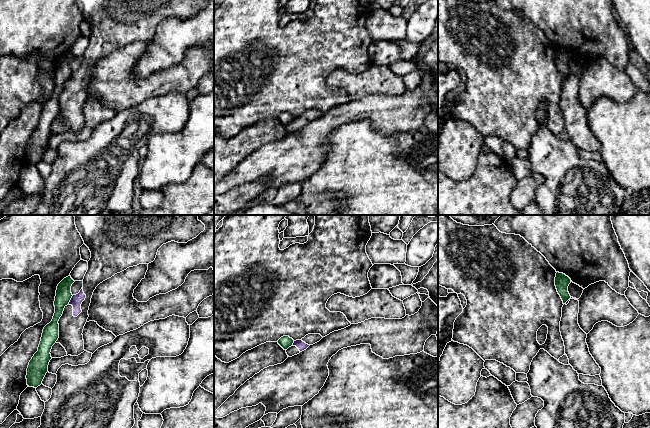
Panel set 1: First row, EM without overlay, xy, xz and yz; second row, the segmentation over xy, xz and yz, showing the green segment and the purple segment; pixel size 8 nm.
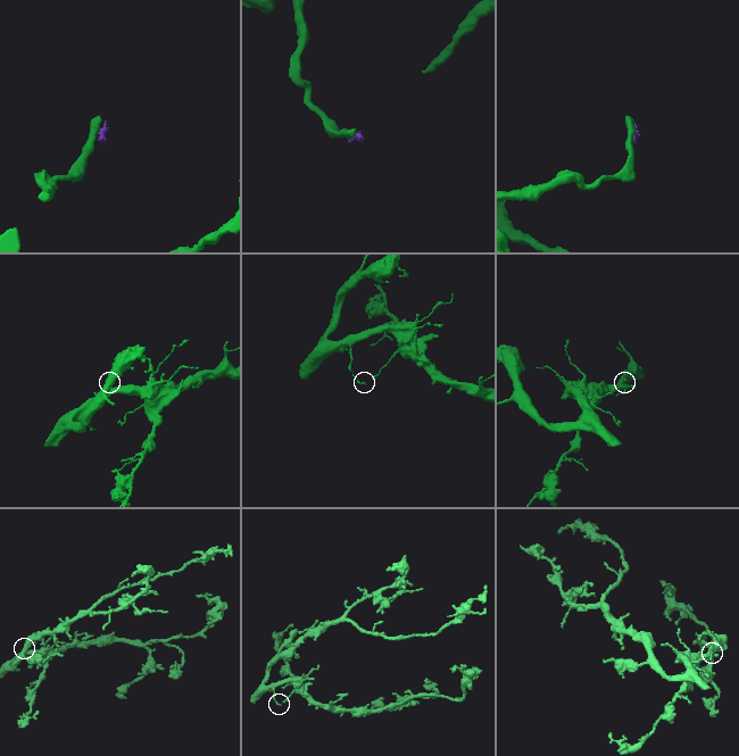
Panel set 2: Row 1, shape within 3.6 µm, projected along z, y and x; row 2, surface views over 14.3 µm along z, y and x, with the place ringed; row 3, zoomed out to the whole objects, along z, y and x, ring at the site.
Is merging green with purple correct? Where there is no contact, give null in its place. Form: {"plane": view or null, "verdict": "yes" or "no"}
{"plane": "xy", "verdict": "no"}

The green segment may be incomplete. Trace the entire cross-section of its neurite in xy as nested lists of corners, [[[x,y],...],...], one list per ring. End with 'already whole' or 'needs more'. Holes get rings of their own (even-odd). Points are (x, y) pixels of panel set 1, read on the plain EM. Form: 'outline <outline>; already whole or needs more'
outline [[[68,52],[64,54],[57,62],[56,72],[54,77],[55,89],[52,97],[47,100],[42,109],[38,127],[34,130],[27,144],[27,161],[37,164],[42,160],[42,157],[48,148],[48,141],[51,133],[52,122],[59,114],[58,97],[63,90],[64,84],[69,80],[72,69],[71,62],[75,57]]]; already whole

